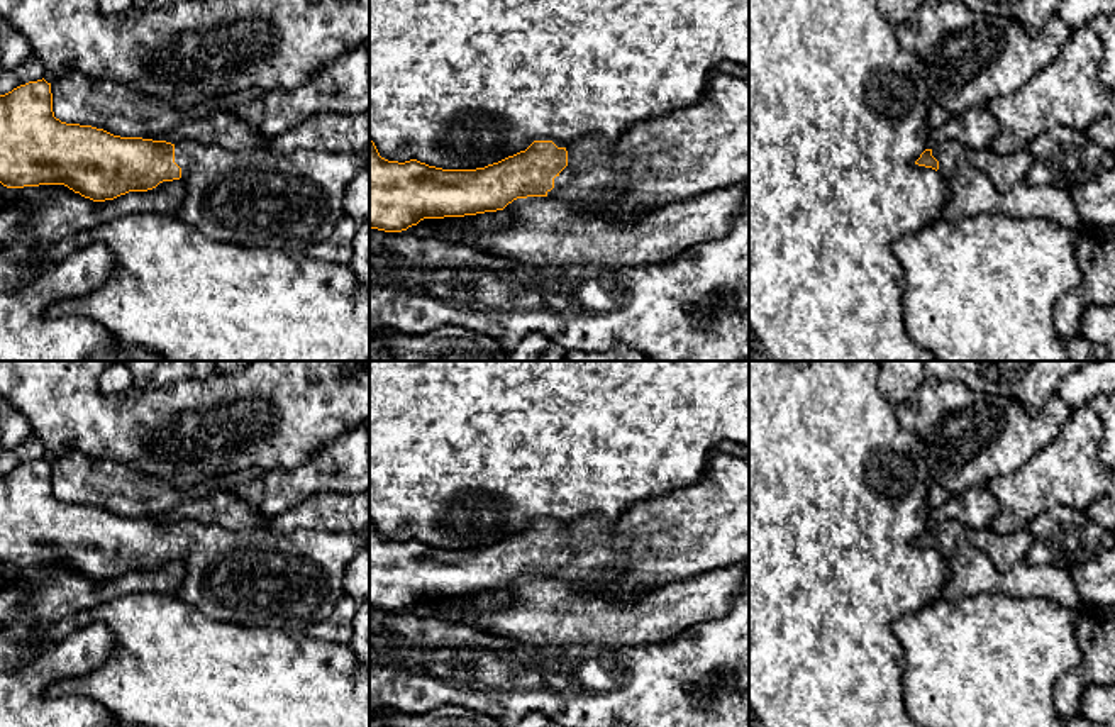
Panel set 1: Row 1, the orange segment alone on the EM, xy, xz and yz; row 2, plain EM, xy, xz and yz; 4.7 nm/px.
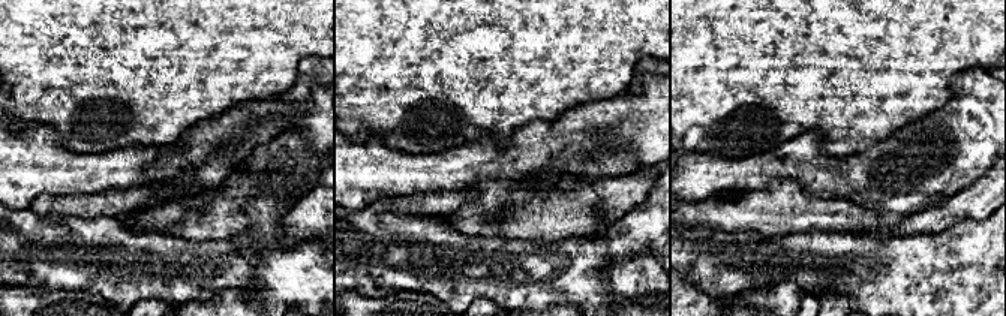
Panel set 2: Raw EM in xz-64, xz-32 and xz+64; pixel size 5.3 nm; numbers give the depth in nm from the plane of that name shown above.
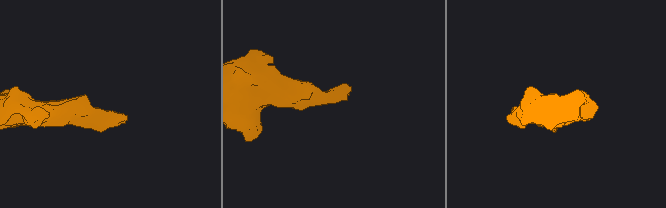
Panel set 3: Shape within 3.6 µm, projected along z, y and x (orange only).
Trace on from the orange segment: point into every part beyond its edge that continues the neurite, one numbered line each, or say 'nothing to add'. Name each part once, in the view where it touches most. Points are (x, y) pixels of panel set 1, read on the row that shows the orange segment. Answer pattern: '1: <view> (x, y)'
1: xz (702, 148)

